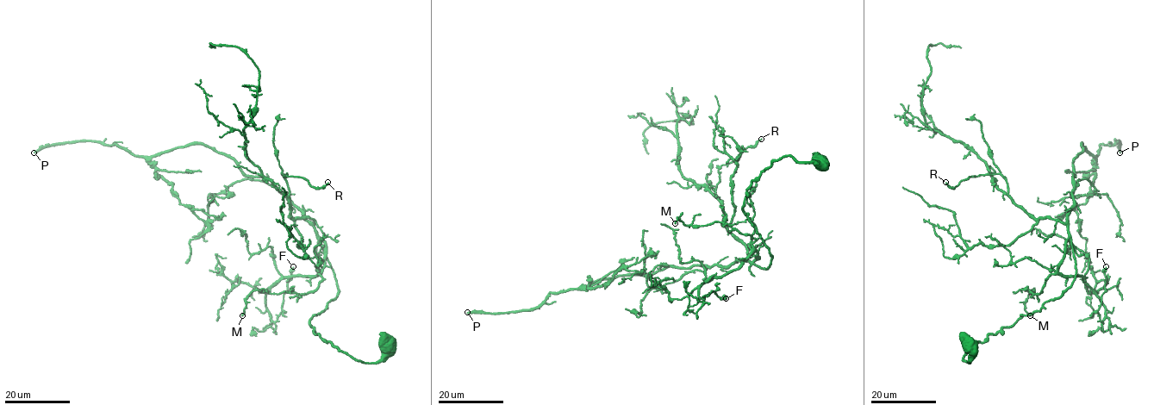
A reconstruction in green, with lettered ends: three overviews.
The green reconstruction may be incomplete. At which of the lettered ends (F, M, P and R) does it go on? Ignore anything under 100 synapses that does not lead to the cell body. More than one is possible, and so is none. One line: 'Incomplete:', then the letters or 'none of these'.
Incomplete: P

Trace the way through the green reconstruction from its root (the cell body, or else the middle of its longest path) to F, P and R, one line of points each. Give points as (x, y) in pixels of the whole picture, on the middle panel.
F: (820, 160), (783, 156), (751, 183), (743, 212), (771, 260), (757, 266), (753, 251), (699, 288), (726, 298)
P: (820, 160), (783, 156), (747, 190), (767, 269), (667, 266), (529, 309), (467, 312)
R: (820, 160), (783, 156), (751, 183), (743, 212), (771, 257), (762, 269), (715, 194), (718, 170), (761, 139)

